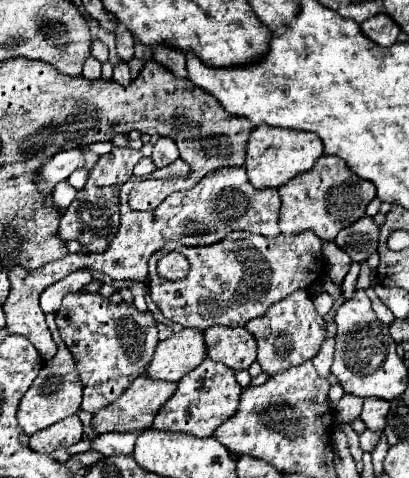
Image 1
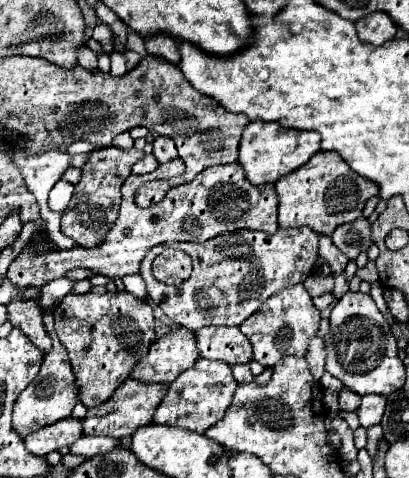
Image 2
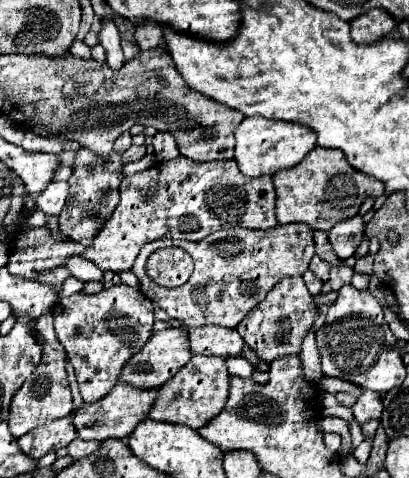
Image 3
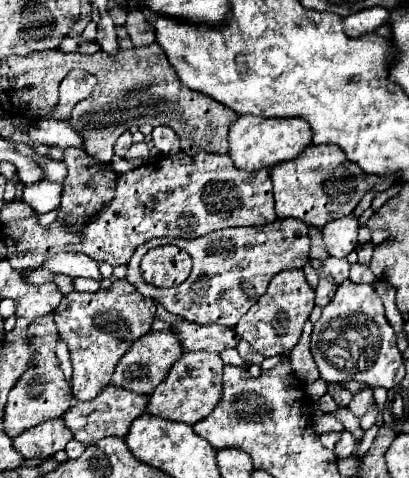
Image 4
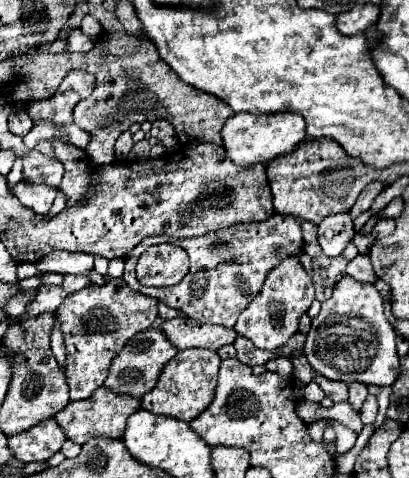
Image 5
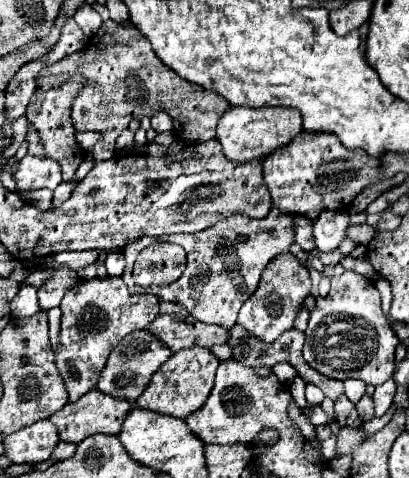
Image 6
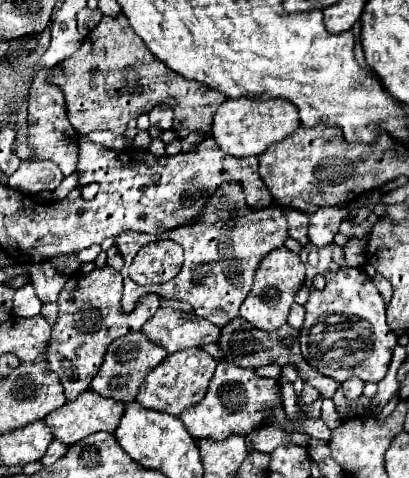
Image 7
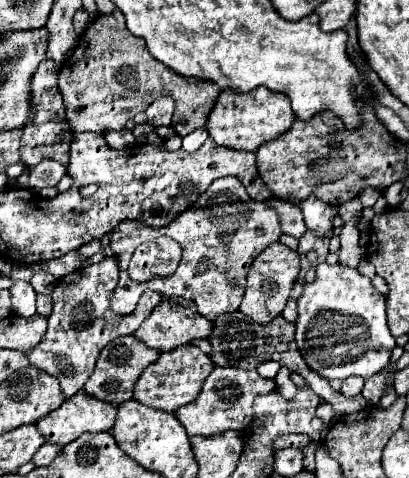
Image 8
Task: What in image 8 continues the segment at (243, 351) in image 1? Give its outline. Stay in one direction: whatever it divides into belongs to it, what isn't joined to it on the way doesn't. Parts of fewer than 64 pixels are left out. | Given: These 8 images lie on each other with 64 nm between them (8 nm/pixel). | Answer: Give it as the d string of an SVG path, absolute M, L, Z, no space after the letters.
M162 300L134 336L148 348L170 350L180 344L188 344L194 338L208 338L210 330L212 324L198 312L188 306Z

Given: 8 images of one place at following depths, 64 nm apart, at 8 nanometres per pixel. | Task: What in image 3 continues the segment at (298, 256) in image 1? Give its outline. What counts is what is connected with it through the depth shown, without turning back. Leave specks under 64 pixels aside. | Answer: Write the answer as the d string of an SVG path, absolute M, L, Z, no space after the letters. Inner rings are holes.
M278 224L270 230L248 230L248 228L222 228L198 242L186 240L156 240L148 242L136 262L132 272L140 278L140 290L152 302L156 302L170 318L180 320L184 326L226 326L234 328L240 320L256 306L268 290L282 276L302 276L314 256L312 228L308 224ZM152 244L180 246L194 258L194 272L186 284L180 288L162 288L146 278L144 264L146 256L152 254Z

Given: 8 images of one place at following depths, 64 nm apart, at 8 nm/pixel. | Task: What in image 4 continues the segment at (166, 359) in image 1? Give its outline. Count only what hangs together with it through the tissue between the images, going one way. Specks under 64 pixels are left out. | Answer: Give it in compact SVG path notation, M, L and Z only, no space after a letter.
M150 330L148 334L140 336L138 340L132 342L130 350L122 356L122 360L118 362L114 374L112 374L112 386L136 392L136 394L152 394L154 388L164 380L168 368L180 358L182 348L180 348L180 340L176 340L176 334L170 330Z

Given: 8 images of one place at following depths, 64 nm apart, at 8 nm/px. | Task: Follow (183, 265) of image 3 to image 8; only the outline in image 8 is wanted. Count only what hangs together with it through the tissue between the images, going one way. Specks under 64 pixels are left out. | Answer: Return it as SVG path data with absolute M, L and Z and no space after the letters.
M168 236L140 244L130 260L128 274L136 282L150 280L152 276L170 276L180 262L180 246Z

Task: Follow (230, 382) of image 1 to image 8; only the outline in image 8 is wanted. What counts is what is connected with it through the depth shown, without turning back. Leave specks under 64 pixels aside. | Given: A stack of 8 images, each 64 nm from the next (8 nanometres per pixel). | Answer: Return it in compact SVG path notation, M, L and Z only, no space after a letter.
M182 344L170 352L160 352L158 360L152 362L142 374L140 380L134 386L134 398L146 406L164 410L164 412L174 412L182 404L192 402L204 382L204 376L214 368L214 364L208 360L208 354L204 354L200 348L192 344Z

